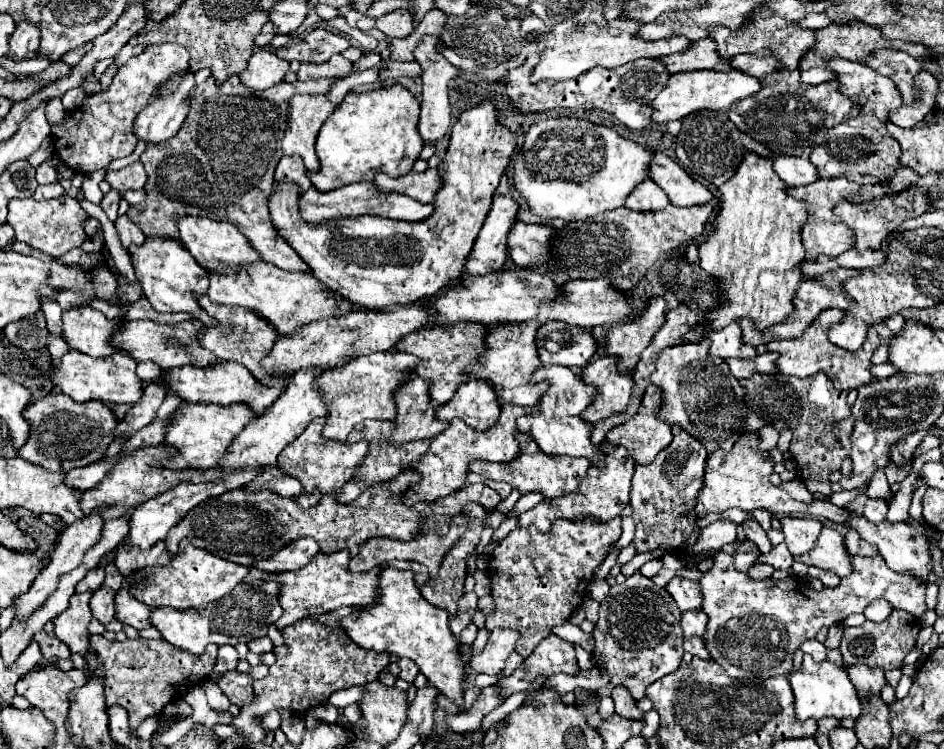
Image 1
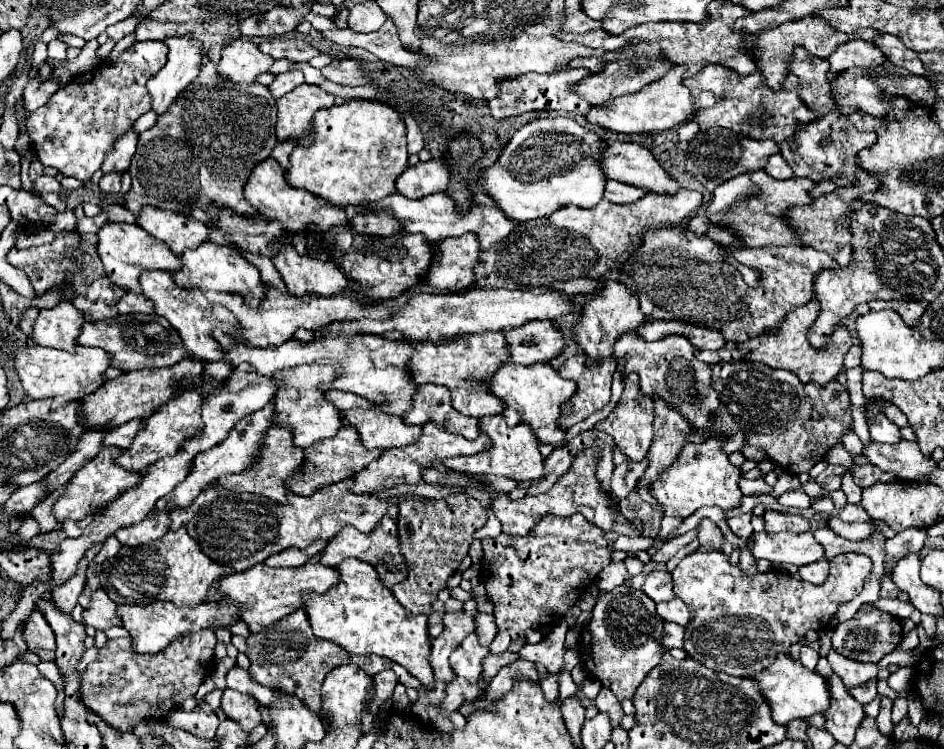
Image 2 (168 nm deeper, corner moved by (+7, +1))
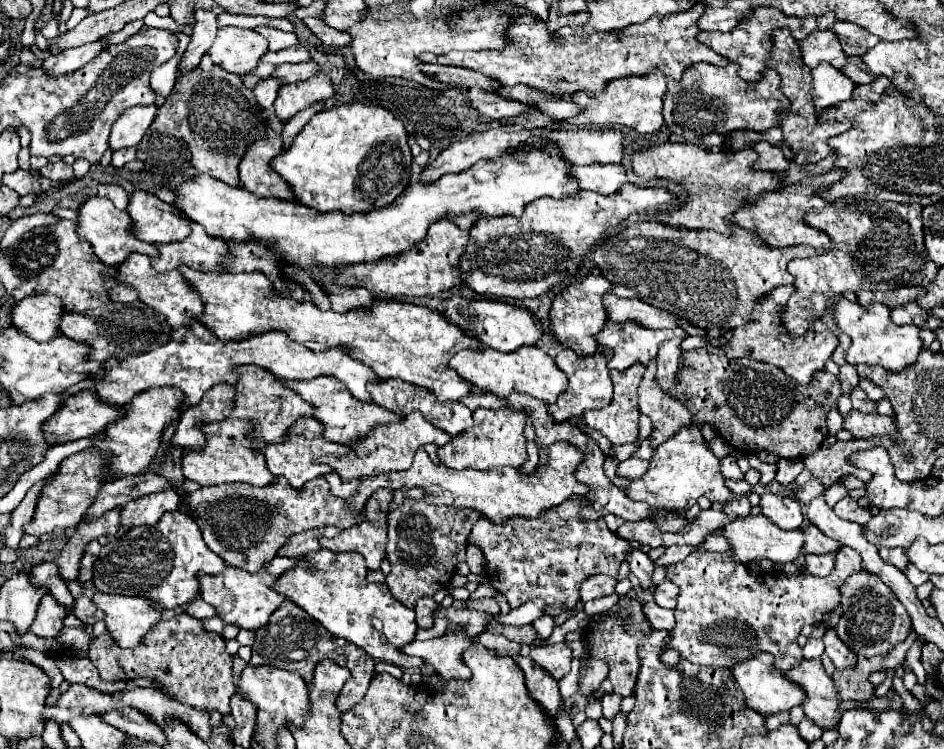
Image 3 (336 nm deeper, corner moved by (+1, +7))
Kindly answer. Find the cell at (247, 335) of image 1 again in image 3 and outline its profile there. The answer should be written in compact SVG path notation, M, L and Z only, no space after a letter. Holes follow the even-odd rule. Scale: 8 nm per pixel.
M132 253L120 265L118 271L120 271L118 281L124 285L136 287L140 293L140 301L154 307L156 311L160 311L172 329L180 329L184 325L190 325L200 315L200 309L204 309L204 303L200 301L200 293L196 293L196 289L192 289L192 285L188 285L184 281L184 275L180 275L178 271L170 271L170 273L154 271L150 265L150 259L146 255Z

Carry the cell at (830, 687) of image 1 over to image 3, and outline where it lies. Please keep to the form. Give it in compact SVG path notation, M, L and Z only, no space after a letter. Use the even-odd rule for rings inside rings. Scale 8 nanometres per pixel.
M758 653L748 661L742 661L732 667L732 677L736 679L738 687L744 691L746 705L762 715L774 715L782 711L790 711L792 707L804 703L804 689L800 685L788 681L788 677L776 669L770 653Z

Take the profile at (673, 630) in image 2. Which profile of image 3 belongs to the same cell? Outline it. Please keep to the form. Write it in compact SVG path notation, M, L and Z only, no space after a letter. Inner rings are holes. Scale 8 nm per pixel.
M631 573L629 574L629 580L637 593L646 601L646 603L644 603L644 613L646 613L646 617L650 619L652 627L654 627L654 629L672 631L672 625L676 625L674 611L668 611L668 609L658 607L658 605L656 605L656 601L654 601L653 594L649 592L649 590L640 589L641 586L638 578Z

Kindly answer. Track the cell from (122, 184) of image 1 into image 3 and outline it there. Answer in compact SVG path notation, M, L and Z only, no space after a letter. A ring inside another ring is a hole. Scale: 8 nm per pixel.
M156 105L126 109L112 127L110 141L108 141L110 149L118 151L124 147L136 147L144 137L144 133L148 131L154 115L156 115Z

